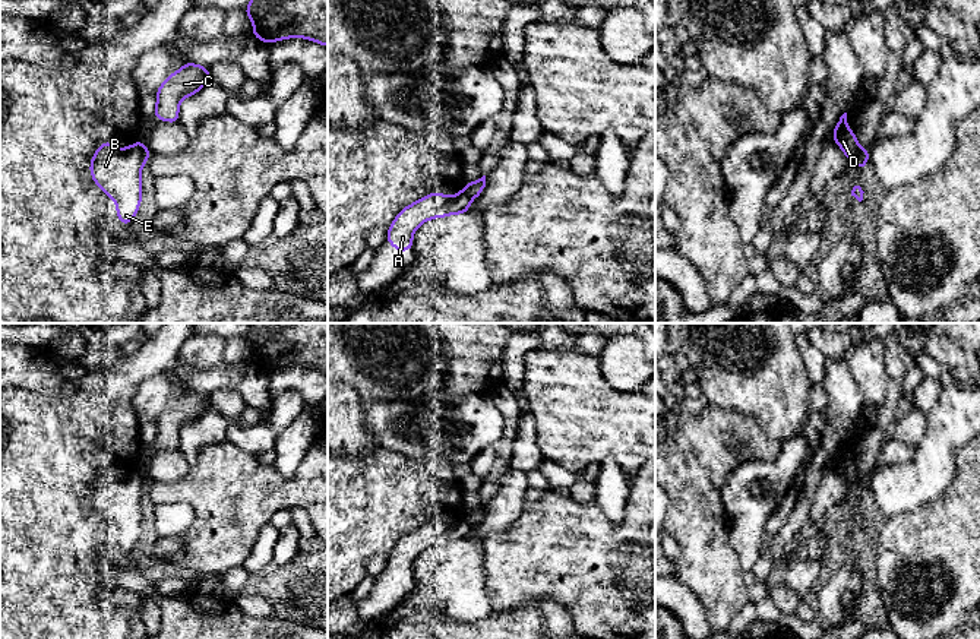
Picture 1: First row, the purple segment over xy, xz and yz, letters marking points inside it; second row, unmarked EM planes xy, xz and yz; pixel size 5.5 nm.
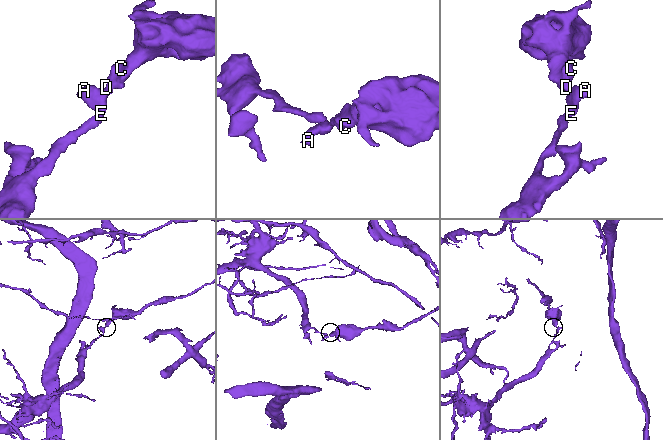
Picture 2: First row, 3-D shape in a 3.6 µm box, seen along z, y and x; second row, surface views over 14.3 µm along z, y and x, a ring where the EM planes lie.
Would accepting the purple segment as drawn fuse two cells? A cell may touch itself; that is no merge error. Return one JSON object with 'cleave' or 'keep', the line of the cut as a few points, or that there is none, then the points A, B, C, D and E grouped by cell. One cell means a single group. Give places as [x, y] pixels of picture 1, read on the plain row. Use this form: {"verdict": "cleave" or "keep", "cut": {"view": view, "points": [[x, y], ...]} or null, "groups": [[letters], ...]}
{"verdict": "cleave", "cut": {"view": "xy", "points": [[136, 470], [145, 487]]}, "groups": [["A", "B", "E"], ["C", "D"]]}

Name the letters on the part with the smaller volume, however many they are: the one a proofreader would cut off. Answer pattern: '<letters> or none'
C, D

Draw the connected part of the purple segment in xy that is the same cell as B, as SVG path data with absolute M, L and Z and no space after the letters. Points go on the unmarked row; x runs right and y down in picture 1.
M110 468L101 471L91 485L91 504L108 525L116 528L116 541L124 554L130 553L140 535L143 522L140 497L145 490L142 475L137 471L117 477Z

